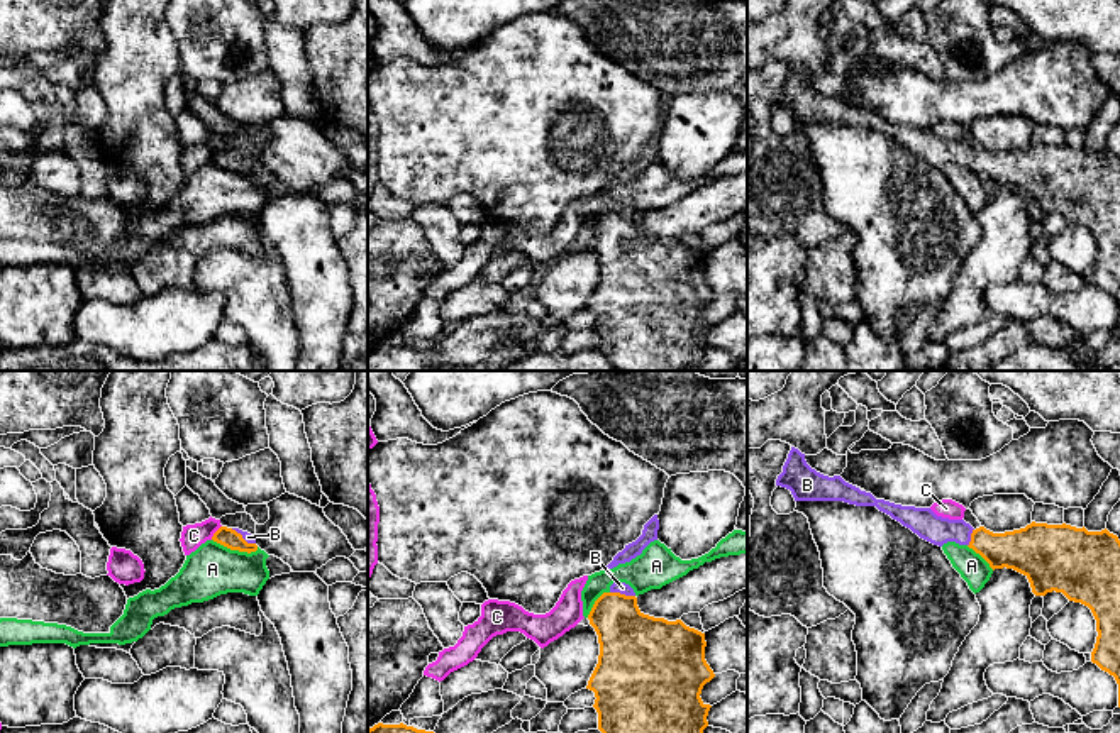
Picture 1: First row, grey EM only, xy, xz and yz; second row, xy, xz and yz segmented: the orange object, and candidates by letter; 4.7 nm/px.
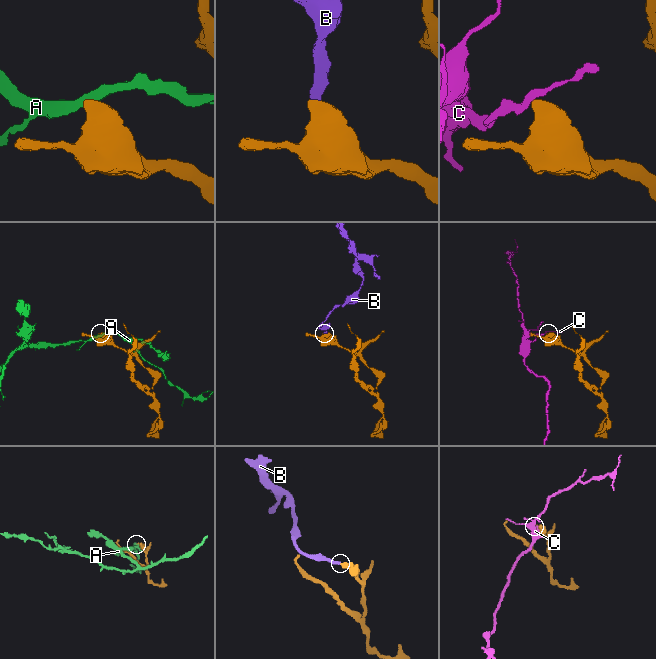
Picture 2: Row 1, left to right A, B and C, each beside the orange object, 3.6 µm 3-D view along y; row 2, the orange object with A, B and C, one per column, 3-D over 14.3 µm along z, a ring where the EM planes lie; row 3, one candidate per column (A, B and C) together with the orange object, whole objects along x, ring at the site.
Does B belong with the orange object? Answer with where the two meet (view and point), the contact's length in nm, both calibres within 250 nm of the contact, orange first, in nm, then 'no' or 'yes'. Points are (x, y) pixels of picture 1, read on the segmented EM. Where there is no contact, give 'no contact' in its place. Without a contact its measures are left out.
meets orange in xz at (622, 595); contact 120 nm long; 320 nm thick on the orange side, 60 nm on the other; yes

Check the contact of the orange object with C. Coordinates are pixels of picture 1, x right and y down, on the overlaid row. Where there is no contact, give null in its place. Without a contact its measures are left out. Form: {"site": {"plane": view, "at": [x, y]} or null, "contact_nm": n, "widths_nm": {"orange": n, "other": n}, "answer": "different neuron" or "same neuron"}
{"site": {"plane": "xy", "at": [216, 532]}, "contact_nm": 90, "widths_nm": {"orange": 90, "other": 110}, "answer": "different neuron"}

